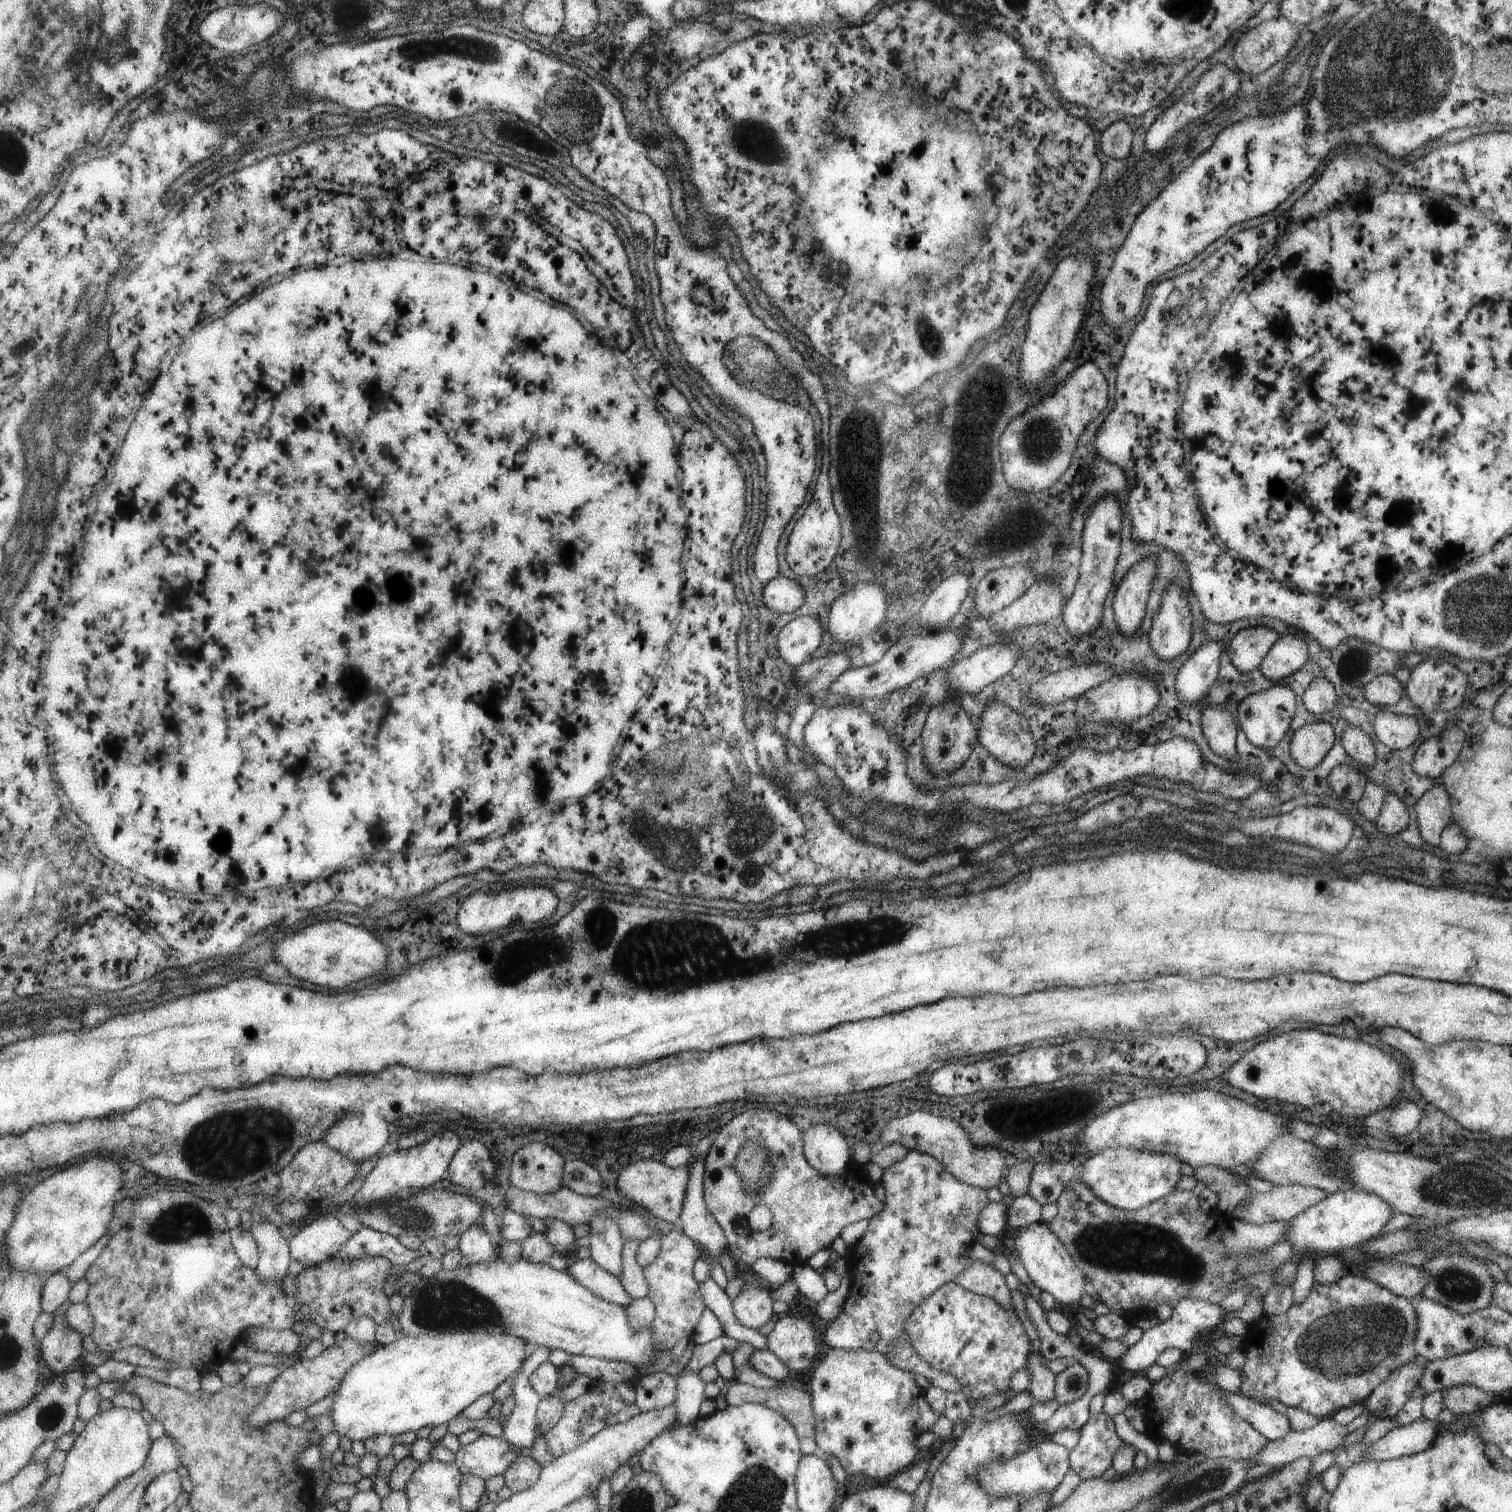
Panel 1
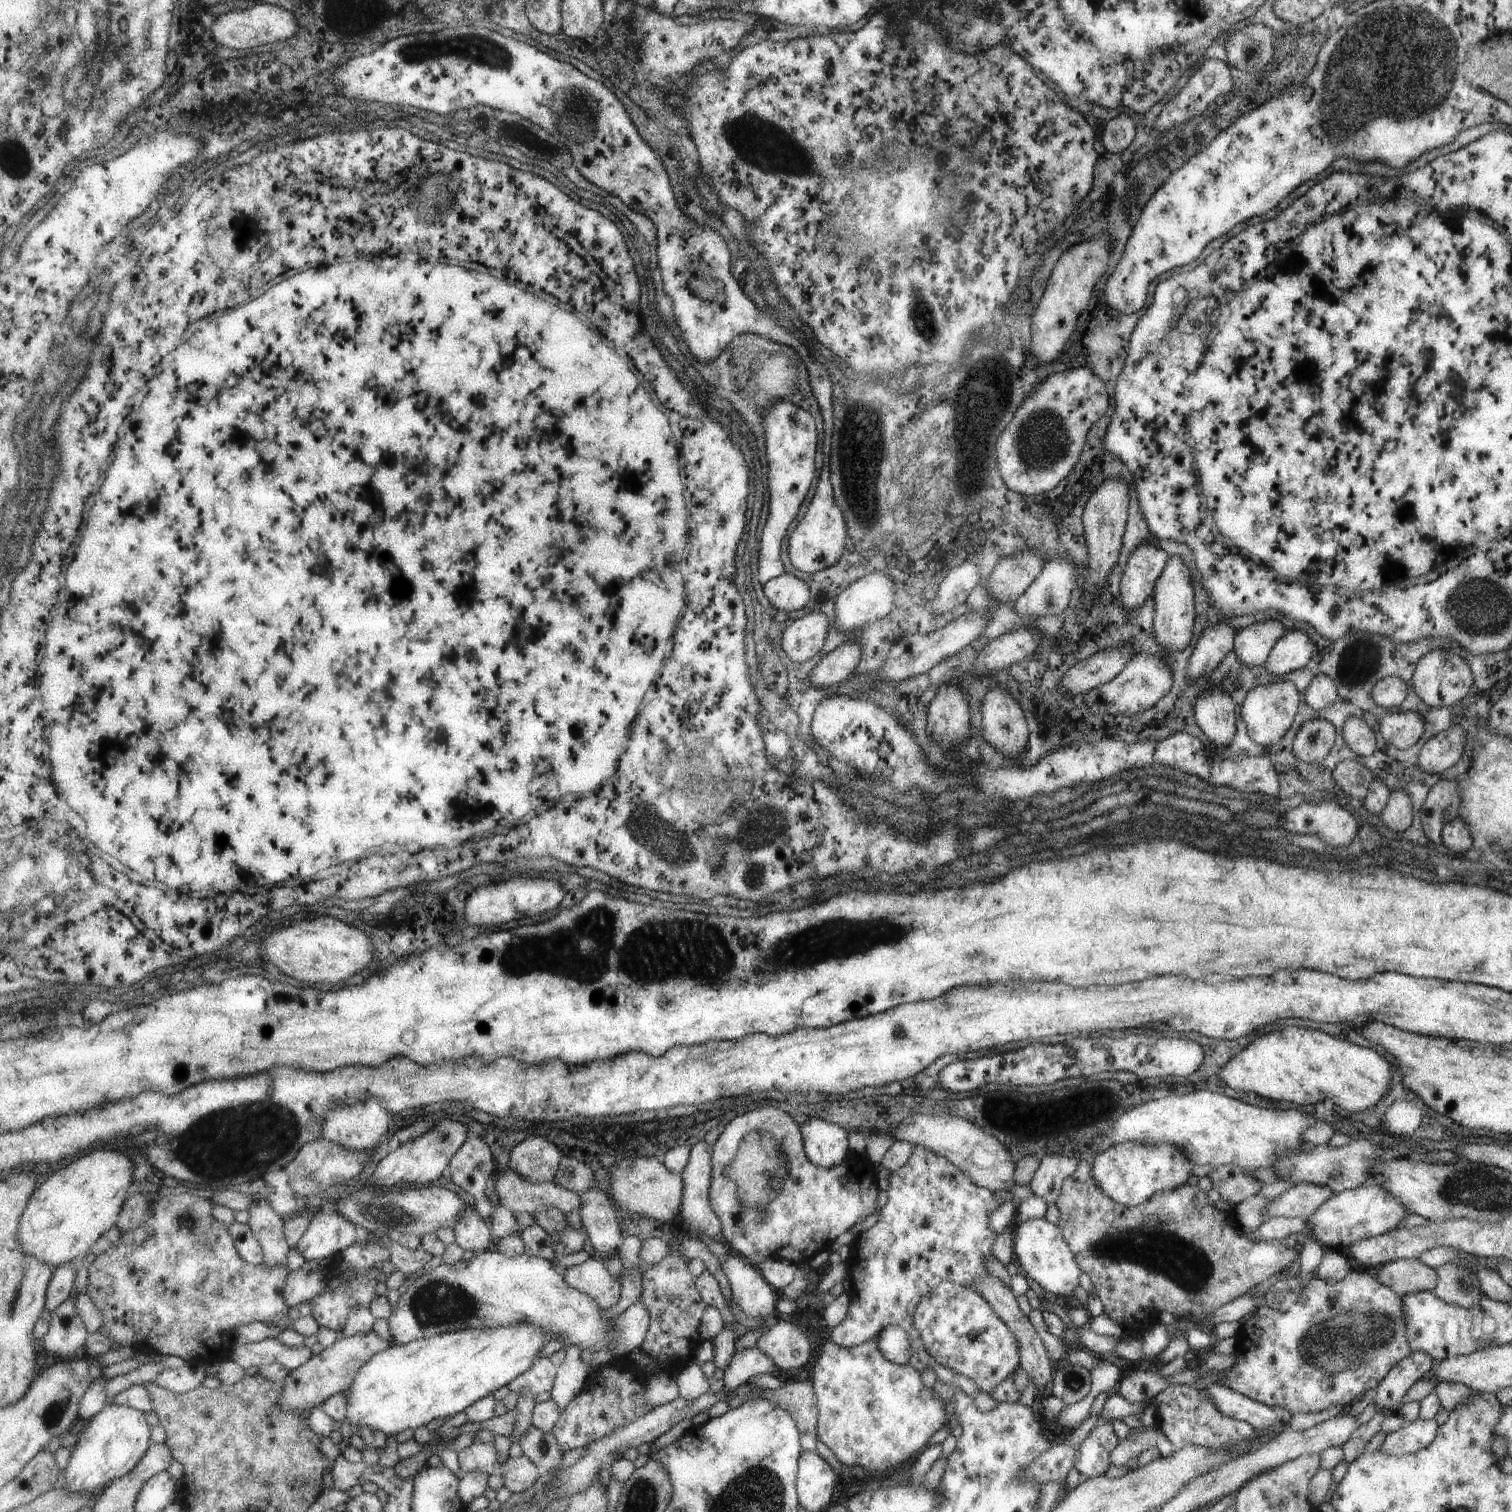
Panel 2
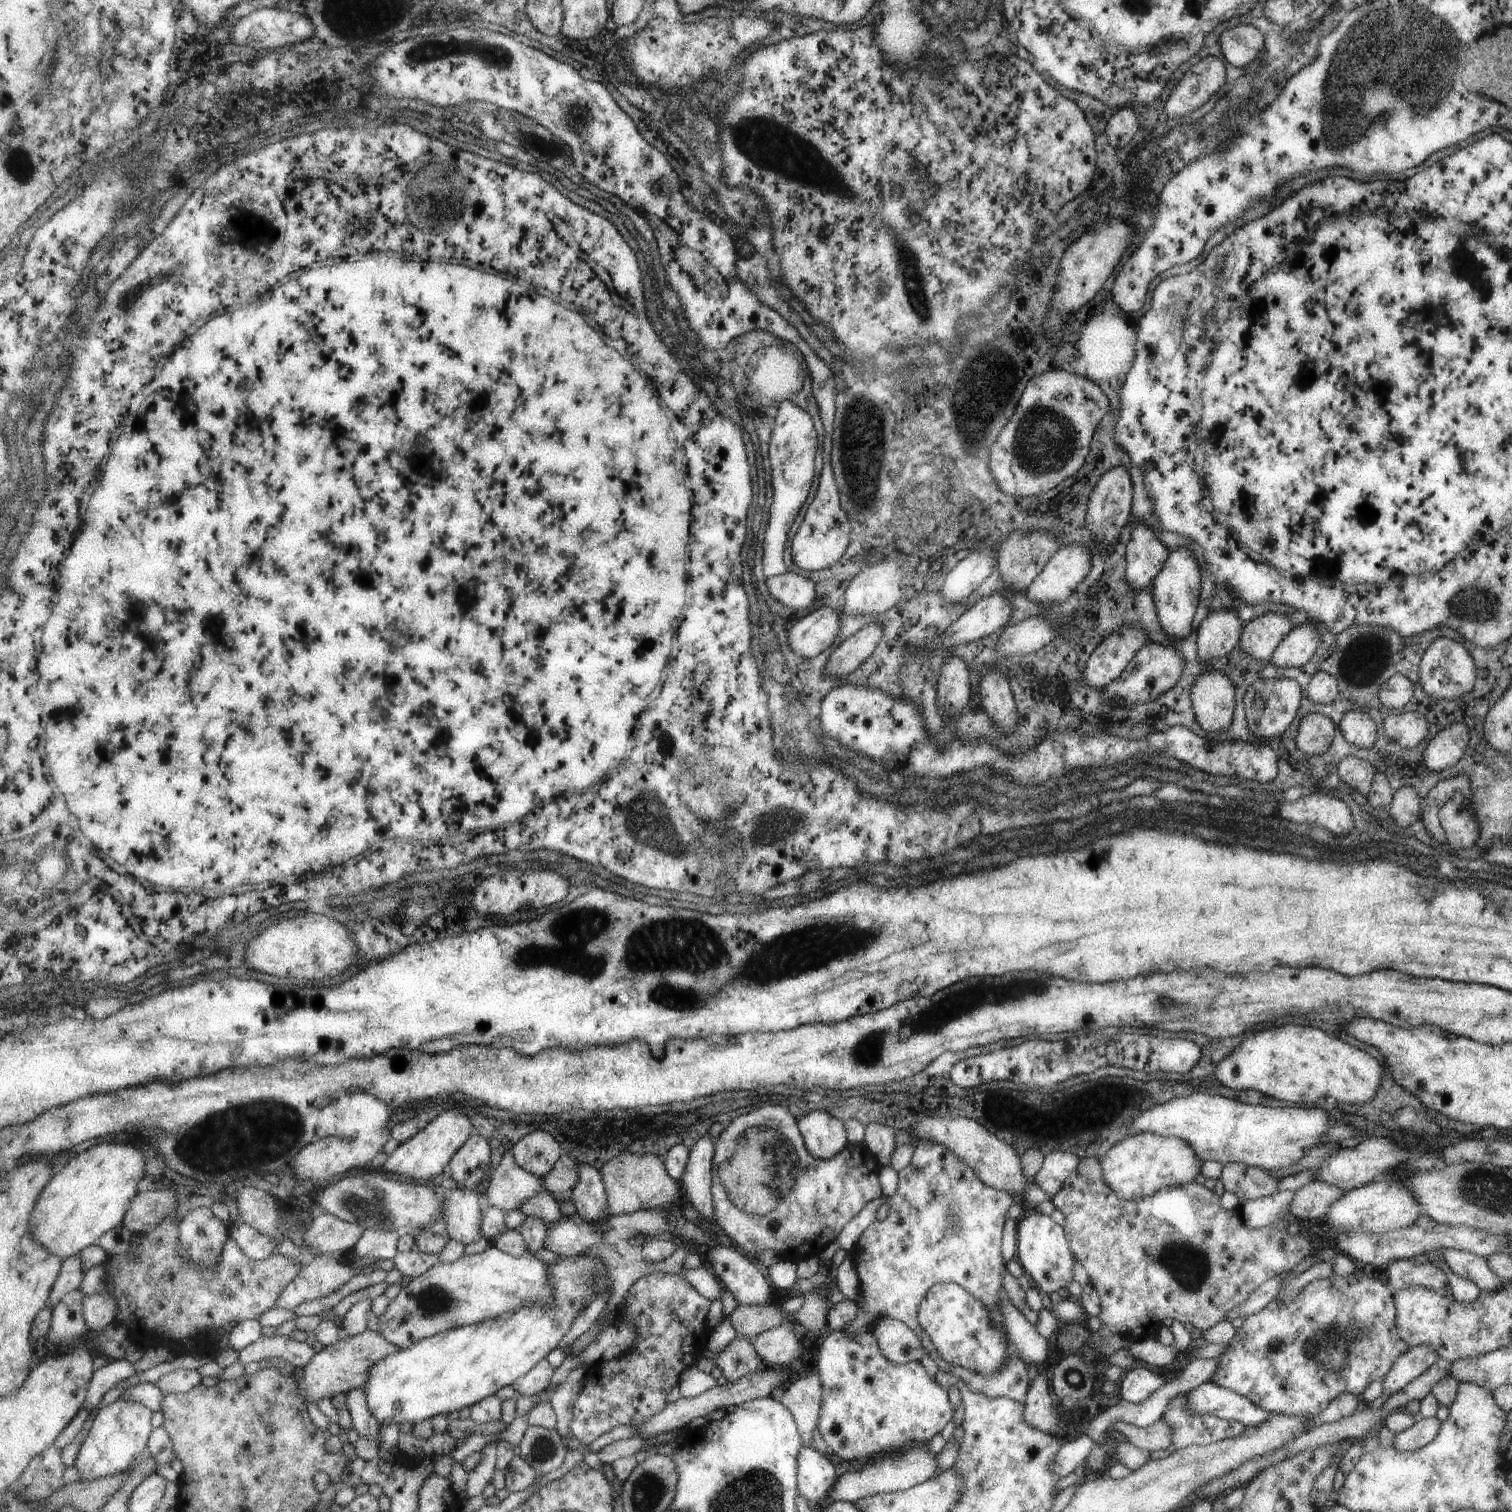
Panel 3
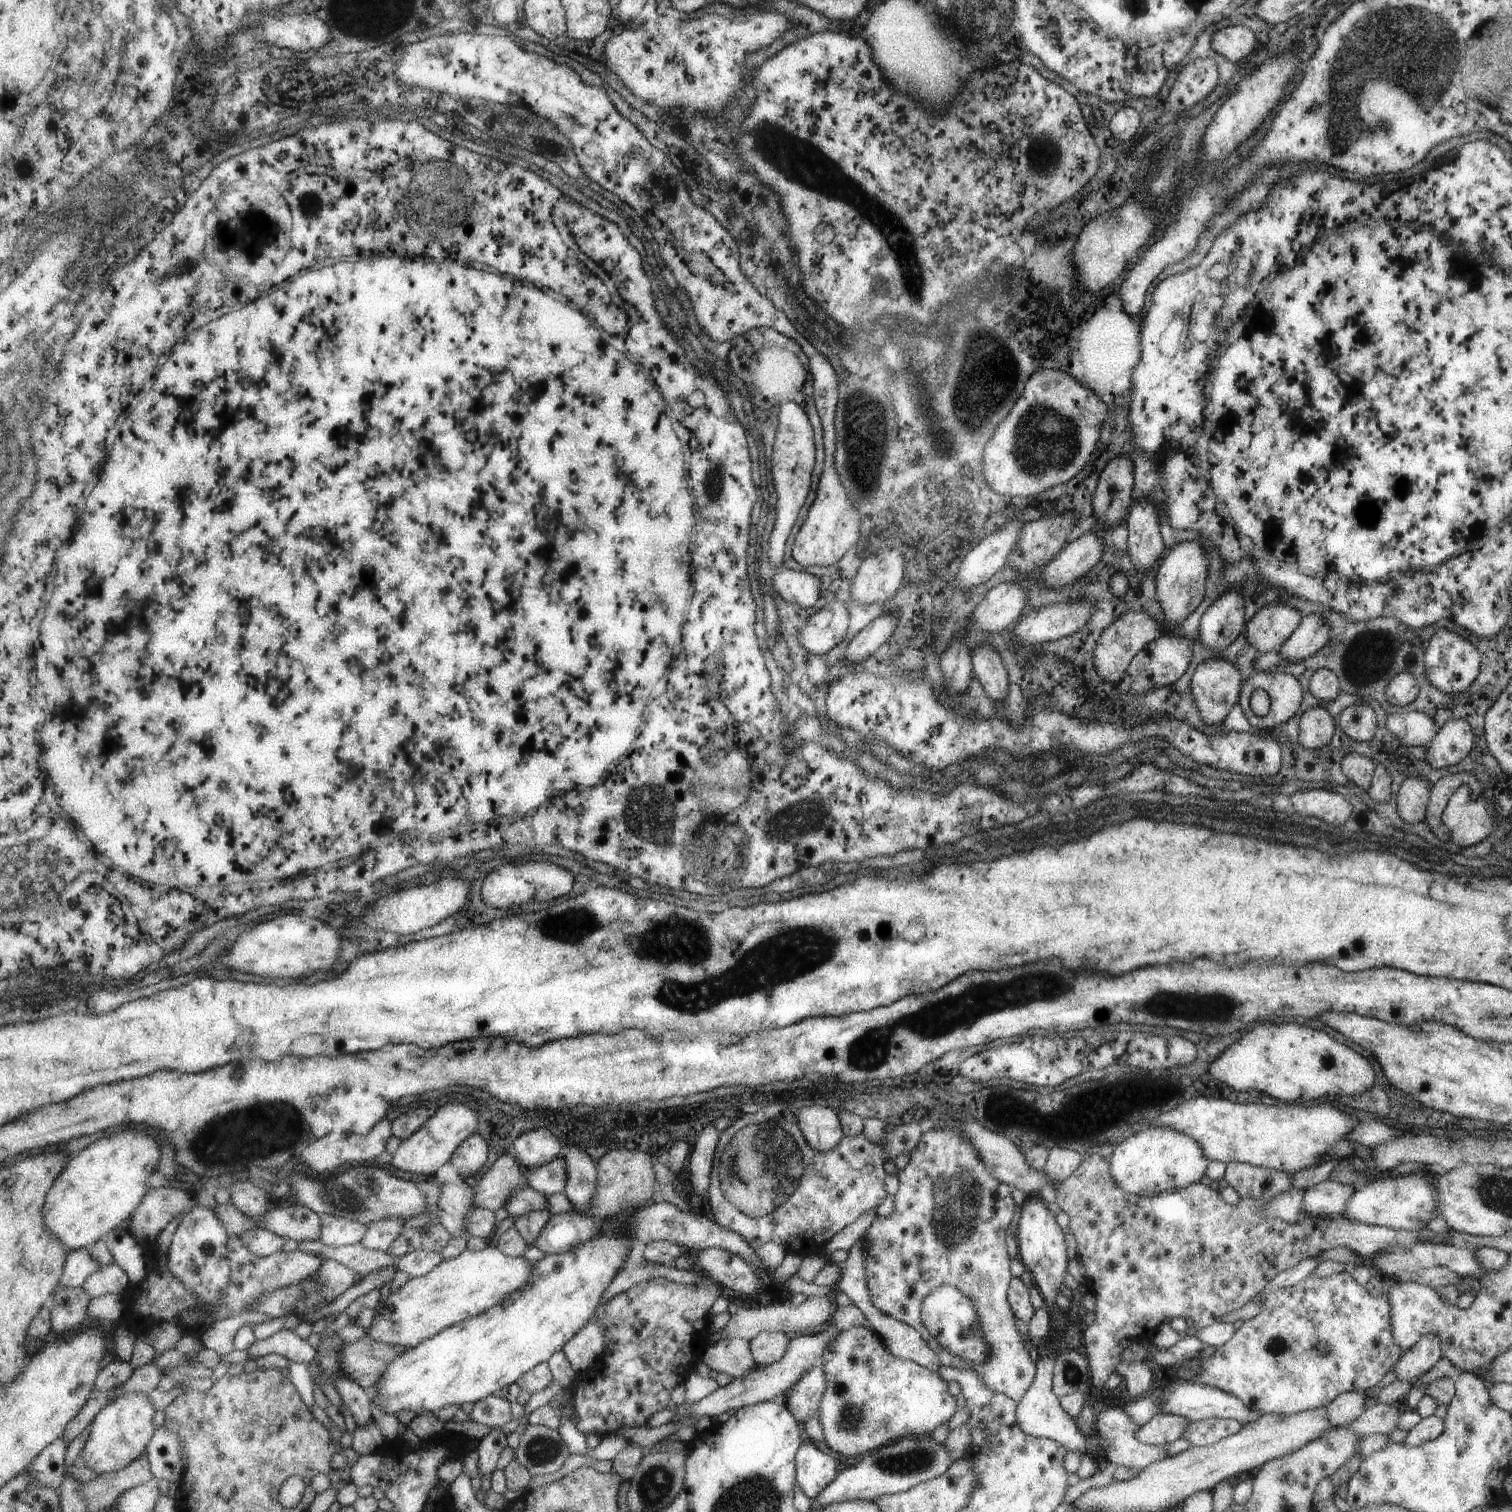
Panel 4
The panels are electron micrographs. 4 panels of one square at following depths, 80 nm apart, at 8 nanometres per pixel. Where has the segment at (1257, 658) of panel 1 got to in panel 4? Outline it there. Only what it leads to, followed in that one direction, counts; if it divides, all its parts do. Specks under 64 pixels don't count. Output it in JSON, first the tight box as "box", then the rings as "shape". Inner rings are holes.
{"box":[1244,604,1302,652],"shape":[[[1286,604],[1263,605],[1244,624],[1247,642],[1259,652],[1275,650],[1299,624],[1302,614]]]}

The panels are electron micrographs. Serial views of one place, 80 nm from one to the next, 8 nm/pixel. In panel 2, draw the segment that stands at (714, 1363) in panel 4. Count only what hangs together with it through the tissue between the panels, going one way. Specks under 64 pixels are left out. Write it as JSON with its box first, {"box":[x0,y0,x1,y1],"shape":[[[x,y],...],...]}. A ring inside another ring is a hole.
{"box":[721,1347,777,1391],"shape":[[[755,1347],[738,1349],[733,1353],[732,1359],[724,1371],[721,1389],[733,1391],[751,1376],[771,1374],[770,1372],[773,1376],[777,1376],[777,1373],[774,1372],[775,1369],[777,1370],[770,1358],[759,1349]]]}

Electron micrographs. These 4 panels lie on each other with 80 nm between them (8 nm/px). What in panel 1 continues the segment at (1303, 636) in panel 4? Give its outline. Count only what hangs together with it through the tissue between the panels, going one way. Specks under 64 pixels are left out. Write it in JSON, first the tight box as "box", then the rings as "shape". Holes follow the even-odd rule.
{"box":[1258,634,1307,682],"shape":[[[1301,634],[1279,635],[1266,652],[1258,669],[1271,682],[1293,674],[1307,660],[1307,644]]]}

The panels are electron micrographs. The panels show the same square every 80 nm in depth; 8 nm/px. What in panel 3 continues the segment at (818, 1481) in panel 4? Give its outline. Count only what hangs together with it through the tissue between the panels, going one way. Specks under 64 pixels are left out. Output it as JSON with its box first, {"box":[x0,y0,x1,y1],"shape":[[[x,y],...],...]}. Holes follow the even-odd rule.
{"box":[798,1446,835,1505],"shape":[[[804,1446],[798,1454],[799,1494],[811,1505],[823,1505],[831,1484],[835,1482],[835,1468],[825,1458],[813,1450],[813,1446]]]}

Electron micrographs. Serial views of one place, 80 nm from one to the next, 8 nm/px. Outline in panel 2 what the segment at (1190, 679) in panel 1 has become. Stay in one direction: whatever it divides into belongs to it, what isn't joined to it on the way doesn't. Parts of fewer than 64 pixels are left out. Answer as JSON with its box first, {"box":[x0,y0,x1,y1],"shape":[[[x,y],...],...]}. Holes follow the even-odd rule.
{"box":[1185,621,1235,680],"shape":[[[1225,621],[1207,625],[1193,647],[1185,669],[1185,677],[1193,680],[1203,675],[1208,676],[1223,660],[1225,654],[1232,650],[1235,633],[1235,628]]]}

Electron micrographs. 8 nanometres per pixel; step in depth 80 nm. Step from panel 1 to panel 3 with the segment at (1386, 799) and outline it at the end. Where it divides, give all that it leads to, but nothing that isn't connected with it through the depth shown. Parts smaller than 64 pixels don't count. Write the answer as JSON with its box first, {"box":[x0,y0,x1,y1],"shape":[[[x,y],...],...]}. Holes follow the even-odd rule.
{"box":[1386,787,1422,826],"shape":[[[1413,787],[1398,788],[1387,806],[1386,815],[1389,815],[1398,826],[1409,826],[1420,818],[1422,802]]]}

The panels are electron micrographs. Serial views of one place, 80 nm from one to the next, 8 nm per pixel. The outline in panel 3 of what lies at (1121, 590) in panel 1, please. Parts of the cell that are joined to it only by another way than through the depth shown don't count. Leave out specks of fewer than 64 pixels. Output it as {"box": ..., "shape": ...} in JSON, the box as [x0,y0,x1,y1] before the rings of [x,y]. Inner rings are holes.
{"box":[1124,523,1167,593],"shape":[[[1144,523],[1132,526],[1126,542],[1126,565],[1124,575],[1132,593],[1142,592],[1151,586],[1153,577],[1161,570],[1167,556],[1165,547],[1153,531]]]}

